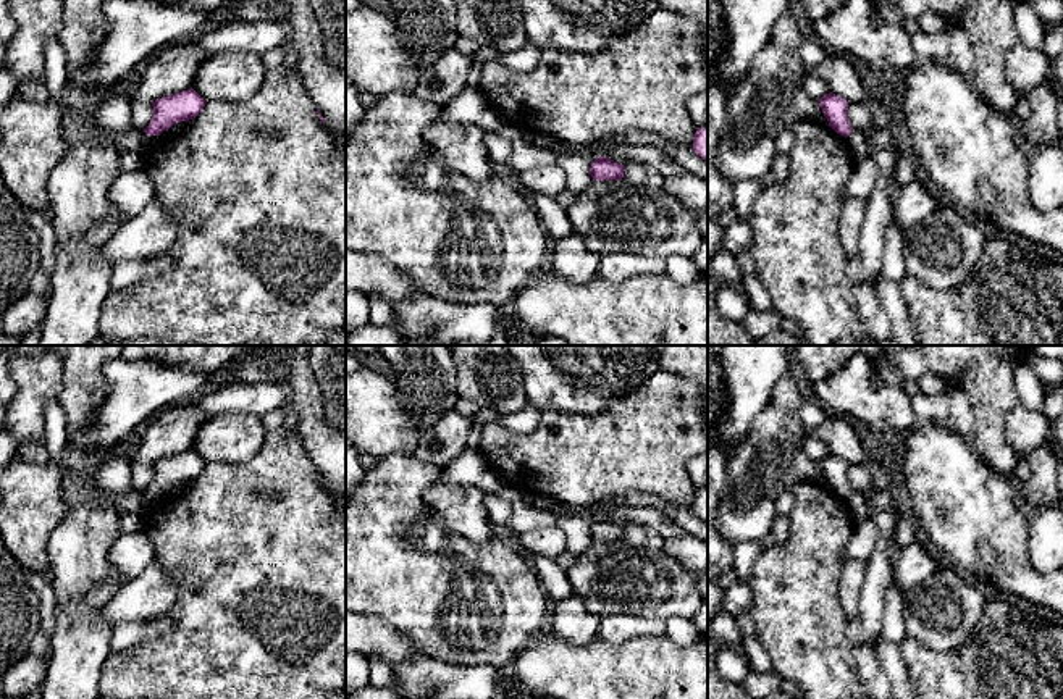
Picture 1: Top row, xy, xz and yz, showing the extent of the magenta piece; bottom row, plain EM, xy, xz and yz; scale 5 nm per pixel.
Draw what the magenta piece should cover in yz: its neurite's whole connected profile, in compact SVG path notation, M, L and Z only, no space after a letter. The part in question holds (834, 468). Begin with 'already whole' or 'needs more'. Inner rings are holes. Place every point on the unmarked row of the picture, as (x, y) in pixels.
already whole; M832 454L819 460L824 478L829 488L840 497L848 499L851 494L851 486L847 478L848 463Z

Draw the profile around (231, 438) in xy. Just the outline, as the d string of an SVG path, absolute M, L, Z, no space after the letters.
M221 412L199 426L192 450L207 463L239 465L249 462L262 449L265 434L260 416Z

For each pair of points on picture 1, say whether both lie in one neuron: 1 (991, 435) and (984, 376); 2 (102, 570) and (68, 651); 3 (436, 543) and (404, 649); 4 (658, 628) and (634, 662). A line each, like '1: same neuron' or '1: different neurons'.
1: same neuron
2: same neuron
3: different neurons
4: different neurons

